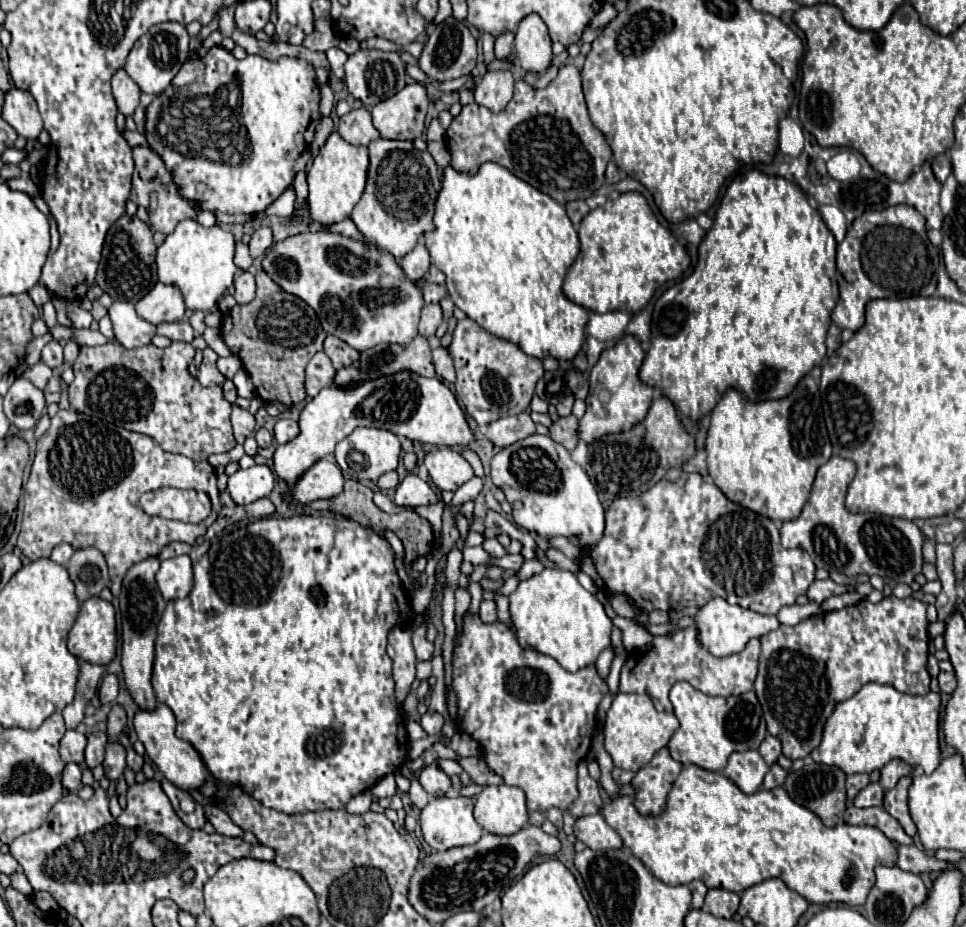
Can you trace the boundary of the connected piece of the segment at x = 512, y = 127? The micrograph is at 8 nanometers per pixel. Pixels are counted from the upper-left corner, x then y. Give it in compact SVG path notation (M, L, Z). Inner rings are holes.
M571 64L561 66L559 76L543 90L533 90L523 80L517 82L513 100L499 114L493 114L491 110L477 104L463 106L461 114L455 116L451 126L447 128L447 148L453 156L451 166L457 172L473 176L481 164L495 162L513 172L517 178L531 184L533 188L549 194L563 206L571 200L579 198L585 200L591 194L595 194L595 190L599 190L601 184L605 182L605 168L607 162L611 160L611 148L607 146L605 136L589 118L581 90L581 72Z

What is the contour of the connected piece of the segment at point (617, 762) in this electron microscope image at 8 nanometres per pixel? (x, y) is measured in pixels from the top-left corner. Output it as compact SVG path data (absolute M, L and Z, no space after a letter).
M617 694L605 720L605 750L613 760L613 766L623 770L641 770L661 748L667 746L673 732L679 728L679 720L673 714L657 712L653 700L647 694Z

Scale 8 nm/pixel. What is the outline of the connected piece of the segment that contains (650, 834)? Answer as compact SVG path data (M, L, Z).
M689 764L673 782L673 788L667 796L667 806L661 814L643 816L635 808L635 794L635 786L619 786L617 796L603 806L601 814L605 816L607 824L617 830L623 846L629 848L653 872L653 876L667 884L689 884L691 880L701 880L707 888L723 888L739 894L761 880L781 878L791 890L799 892L809 902L843 902L849 906L859 906L865 904L867 892L873 886L873 868L877 864L895 866L895 844L883 832L871 826L851 824L827 828L811 810L795 804L783 788L759 790L747 796L725 774Z

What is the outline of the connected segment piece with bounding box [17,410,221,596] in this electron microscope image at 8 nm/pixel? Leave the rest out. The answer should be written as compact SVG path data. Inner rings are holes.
M59 410L55 418L51 418L51 428L37 442L35 460L33 460L31 474L25 486L23 528L21 528L17 546L31 560L49 558L51 550L61 542L71 544L75 550L93 546L103 552L109 566L109 576L111 576L109 588L113 596L119 596L123 574L127 572L127 568L131 568L131 564L157 556L169 542L185 542L193 546L195 540L203 536L207 528L217 520L219 512L221 512L221 502L219 502L219 490L217 490L217 474L209 462L195 464L187 456L161 450L161 446L145 434L129 432L121 426L107 424L99 418L83 416L75 410ZM159 488L209 488L213 512L201 524L183 524L177 520L149 516L139 506L139 498L141 494L159 490Z

